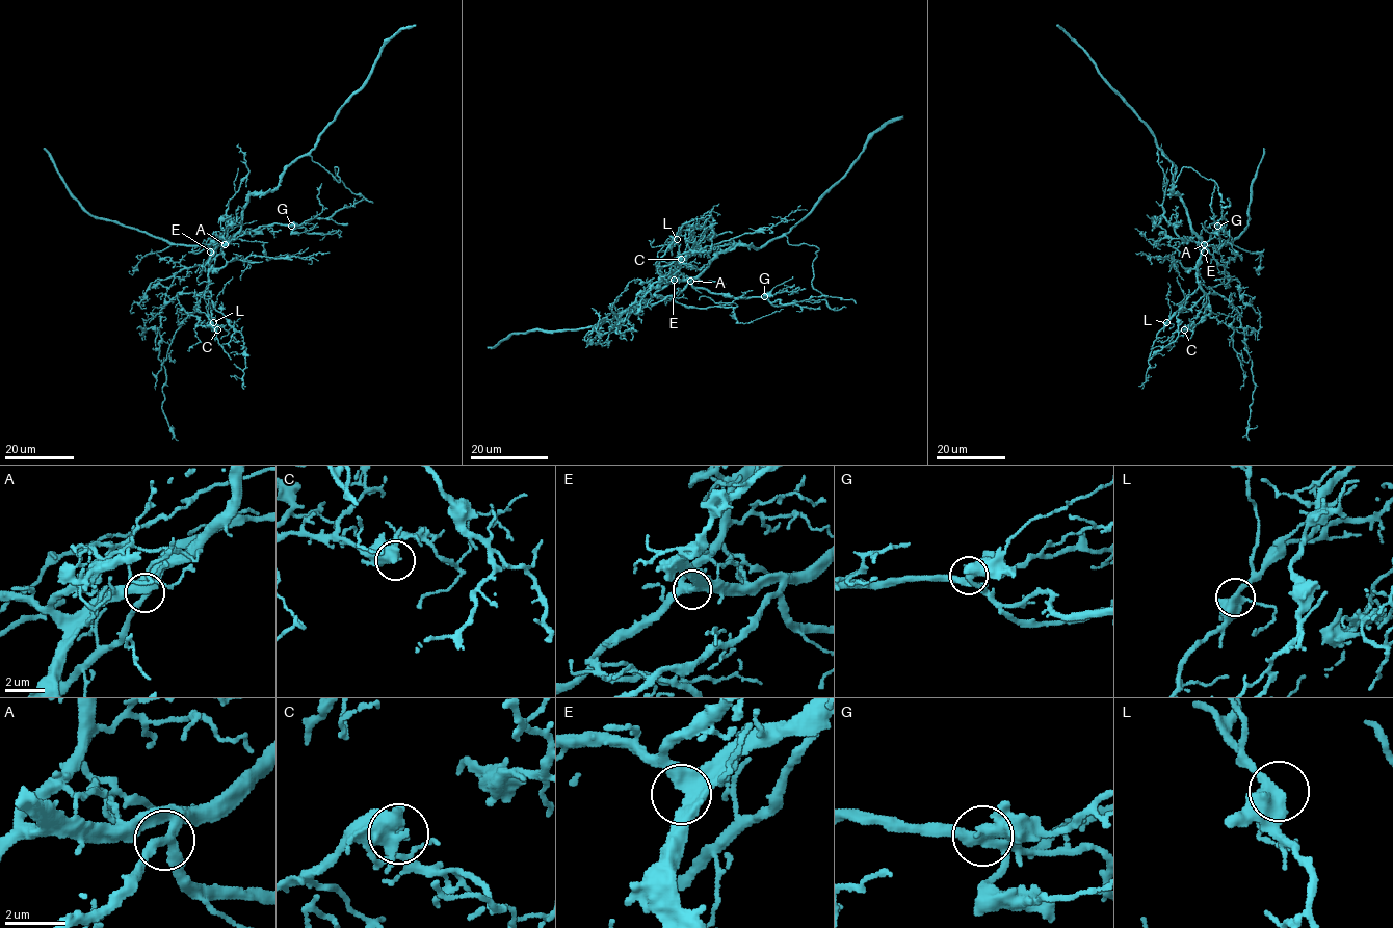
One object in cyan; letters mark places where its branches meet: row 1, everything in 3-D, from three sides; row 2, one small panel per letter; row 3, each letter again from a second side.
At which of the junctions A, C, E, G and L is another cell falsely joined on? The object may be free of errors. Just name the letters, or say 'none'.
none

